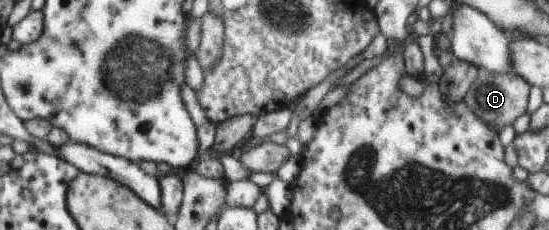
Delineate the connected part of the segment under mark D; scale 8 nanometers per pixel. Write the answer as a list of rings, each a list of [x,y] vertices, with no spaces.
[[[479,69],[477,78],[471,82],[463,102],[483,124],[491,126],[495,131],[500,131],[499,126],[507,126],[517,116],[525,113],[525,102],[528,102],[527,90],[530,90],[529,82],[514,72],[491,74],[487,70]]]

